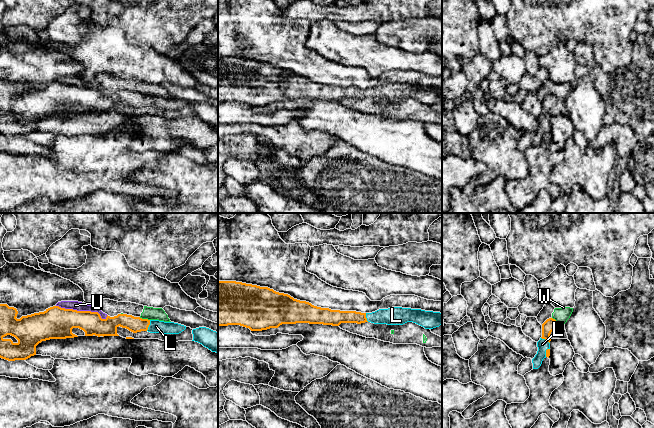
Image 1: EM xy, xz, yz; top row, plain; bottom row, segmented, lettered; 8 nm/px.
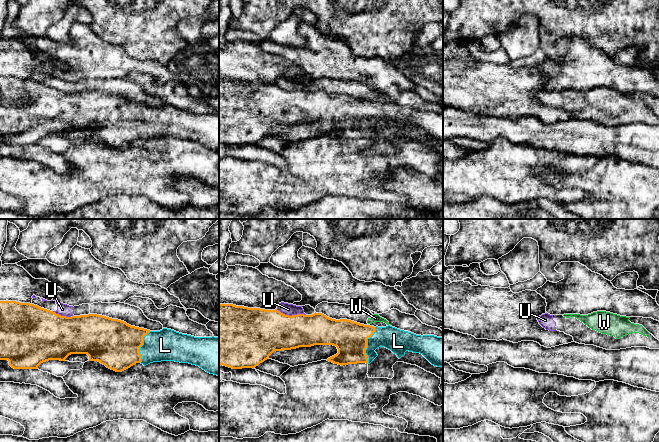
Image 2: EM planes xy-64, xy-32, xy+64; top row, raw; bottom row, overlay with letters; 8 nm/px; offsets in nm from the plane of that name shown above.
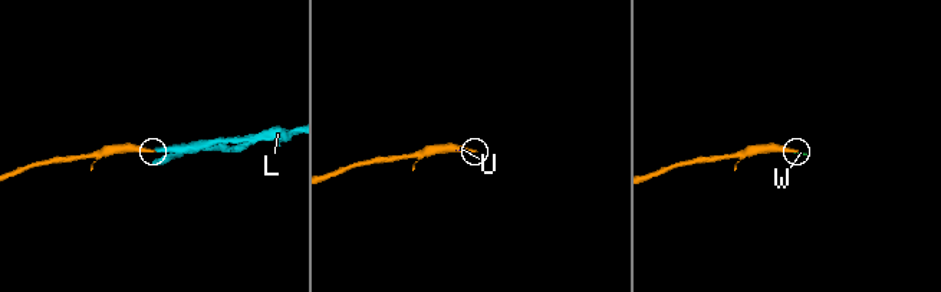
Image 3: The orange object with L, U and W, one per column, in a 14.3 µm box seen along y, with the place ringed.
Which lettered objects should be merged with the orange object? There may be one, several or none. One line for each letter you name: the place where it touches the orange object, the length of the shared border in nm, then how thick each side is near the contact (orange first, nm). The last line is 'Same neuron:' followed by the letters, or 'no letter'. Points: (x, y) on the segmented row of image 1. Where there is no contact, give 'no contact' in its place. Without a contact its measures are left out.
L: meets orange in xy at (149, 324); contact 90 nm long; 130 nm thick on the orange side, 110 nm on the other
Same neuron: L

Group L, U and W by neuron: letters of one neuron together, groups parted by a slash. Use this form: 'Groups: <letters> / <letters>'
Groups: L / U W

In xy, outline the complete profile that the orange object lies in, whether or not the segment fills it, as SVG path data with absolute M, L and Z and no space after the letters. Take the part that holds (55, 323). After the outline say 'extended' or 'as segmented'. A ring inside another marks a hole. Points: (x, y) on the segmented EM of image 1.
M0 304L0 358L15 361L26 360L36 355L36 346L42 341L50 339L66 339L78 337L72 333L73 328L79 328L85 332L85 336L119 336L117 328L120 326L133 333L148 331L150 333L179 334L186 329L186 326L159 320L148 320L134 317L127 314L118 314L110 317L107 315L102 319L98 312L77 311L53 306L44 312L22 316L17 319L18 311L7 304Z | extended

